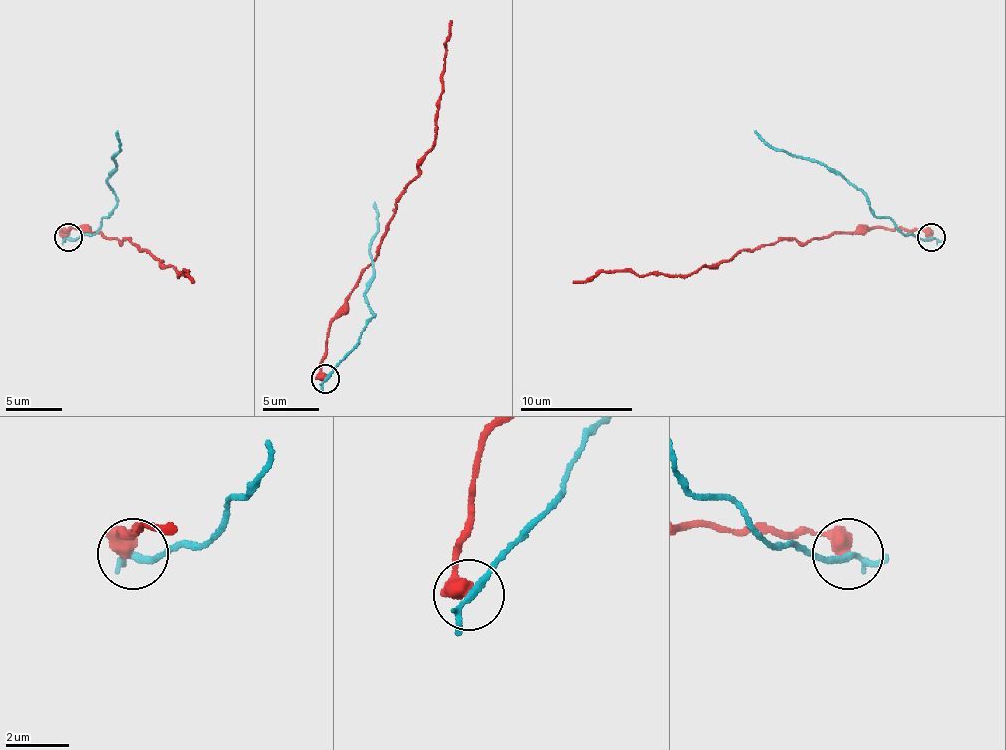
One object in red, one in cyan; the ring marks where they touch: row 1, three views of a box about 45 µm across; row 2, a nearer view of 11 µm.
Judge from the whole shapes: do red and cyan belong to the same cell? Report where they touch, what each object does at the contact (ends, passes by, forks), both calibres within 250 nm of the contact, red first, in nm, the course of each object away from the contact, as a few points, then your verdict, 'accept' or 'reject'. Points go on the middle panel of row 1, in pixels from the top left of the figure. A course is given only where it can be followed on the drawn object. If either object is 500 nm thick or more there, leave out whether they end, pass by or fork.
(325, 378) | 550/200 nm | red via (326, 378), (320, 369), (329, 322), (376, 254), (402, 190), (419, 173), (421, 156), (435, 139), (452, 21) | cyan via (326, 378), (351, 352), (365, 324), (374, 316), (365, 291), (374, 268), (371, 243), (376, 221), (374, 201) | reject

